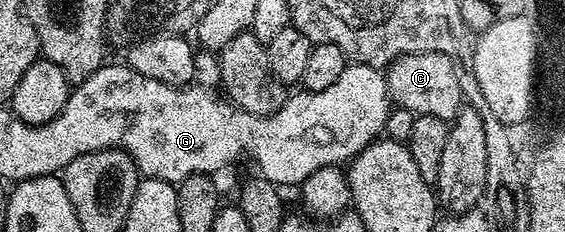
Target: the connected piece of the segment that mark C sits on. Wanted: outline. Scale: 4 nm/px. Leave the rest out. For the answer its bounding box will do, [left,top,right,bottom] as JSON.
[384,52,462,123]

